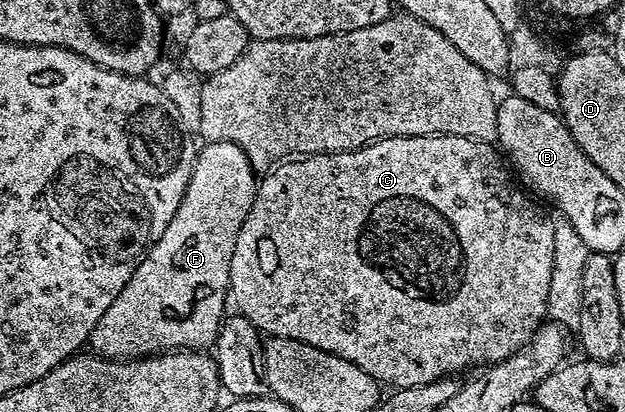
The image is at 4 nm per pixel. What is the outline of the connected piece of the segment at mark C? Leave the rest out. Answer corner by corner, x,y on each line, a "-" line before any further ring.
442,133
380,137
378,141
370,141
358,149
297,155
274,164
258,180
255,203
251,203
251,211
247,211
243,227
239,227
239,239
235,239
229,292
232,304
237,304
236,312
247,318
262,334
295,339
331,355
339,355
355,363
355,367
363,367
363,371
367,371
367,375
371,375
382,386
393,389
419,387
423,383
461,375
464,369
472,365
488,367
515,355
528,345
547,317
551,259
555,256
555,227
554,218
548,217
528,197
530,194
519,184
506,158
493,148
488,141

